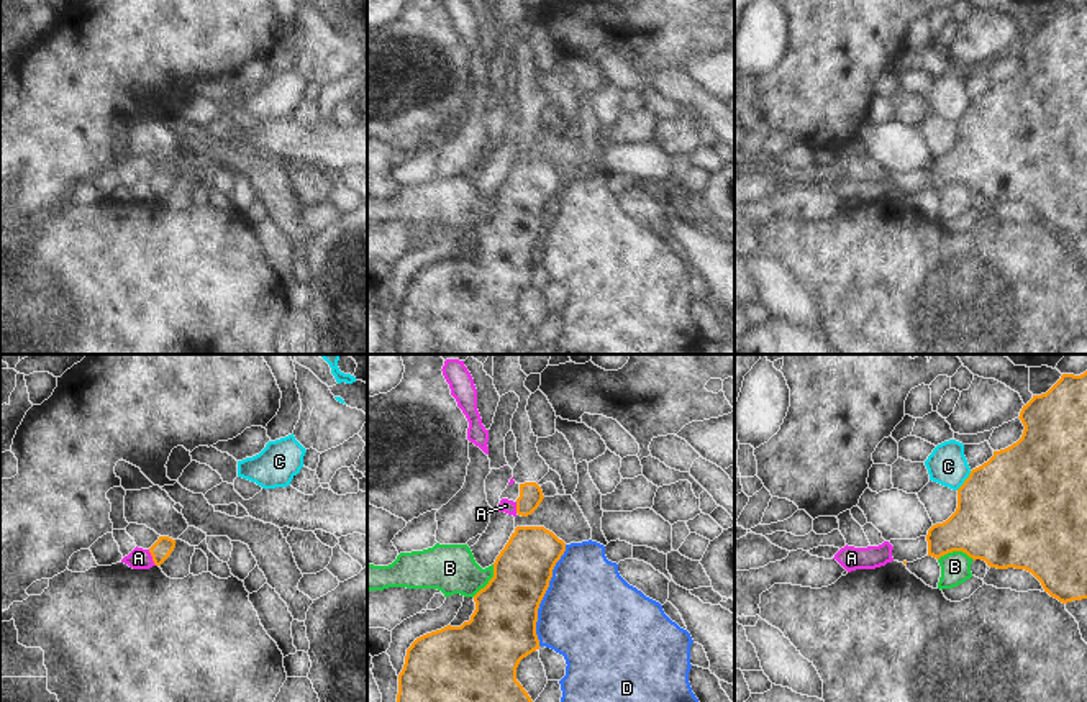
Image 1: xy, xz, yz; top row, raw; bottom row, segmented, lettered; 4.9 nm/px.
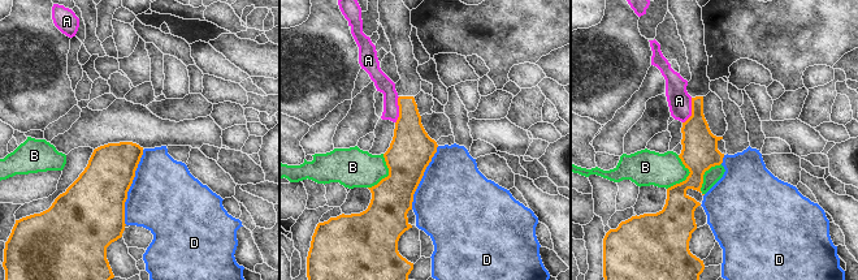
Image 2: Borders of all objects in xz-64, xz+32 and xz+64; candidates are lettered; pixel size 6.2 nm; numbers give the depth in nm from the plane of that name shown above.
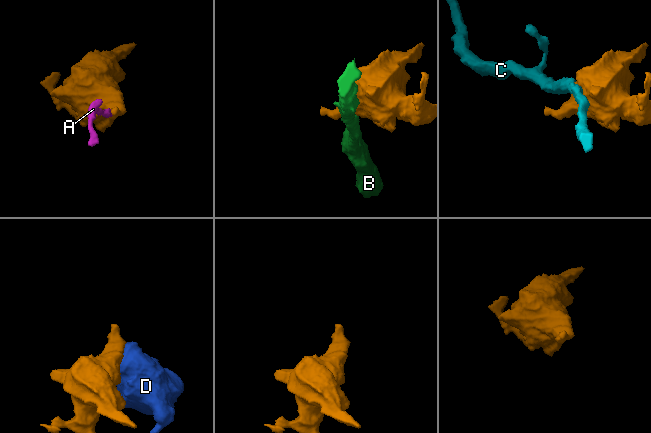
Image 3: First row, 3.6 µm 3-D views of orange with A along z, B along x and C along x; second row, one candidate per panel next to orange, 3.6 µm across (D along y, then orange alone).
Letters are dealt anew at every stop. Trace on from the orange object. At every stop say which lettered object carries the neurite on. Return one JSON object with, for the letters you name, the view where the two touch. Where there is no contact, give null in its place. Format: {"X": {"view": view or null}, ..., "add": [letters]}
{"add": []}

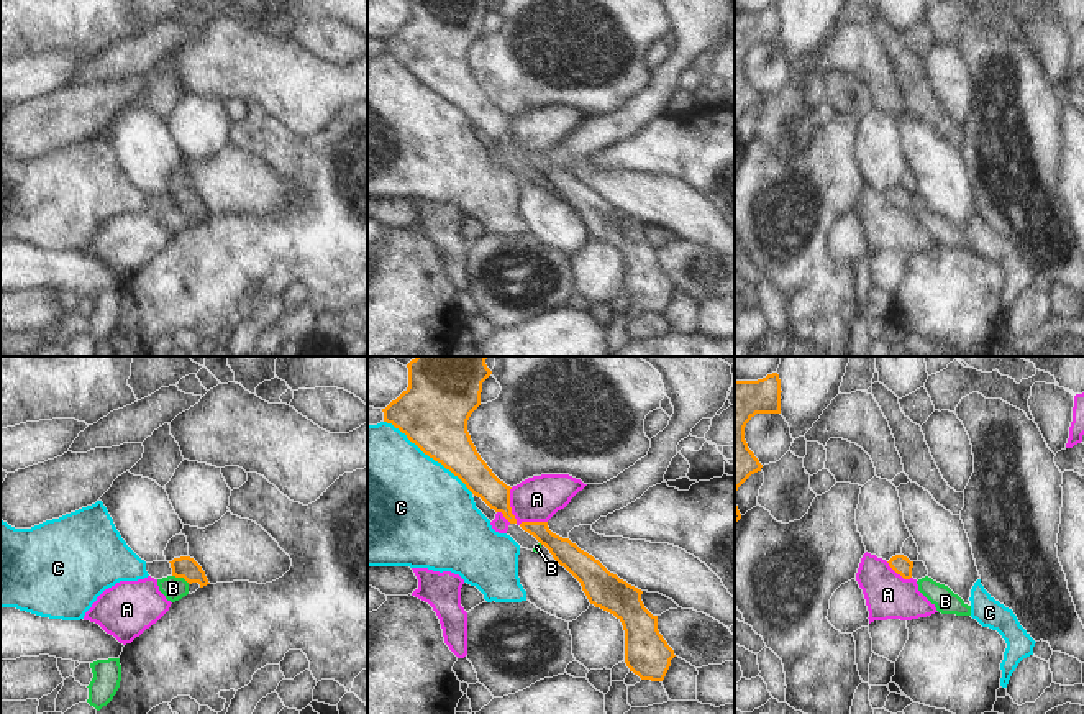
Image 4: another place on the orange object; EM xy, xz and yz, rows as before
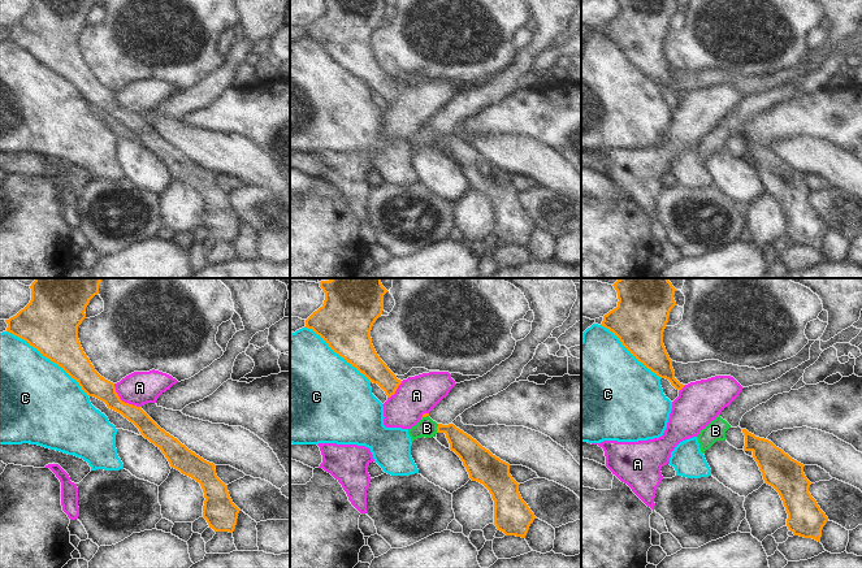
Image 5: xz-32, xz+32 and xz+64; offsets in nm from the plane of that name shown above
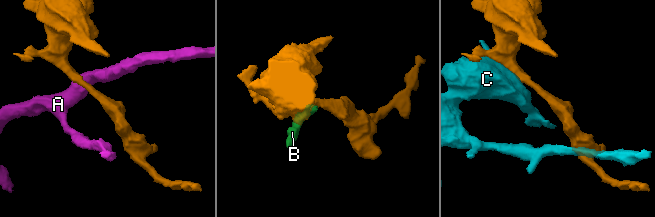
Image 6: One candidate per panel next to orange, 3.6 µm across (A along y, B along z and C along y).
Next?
{"add": []}

